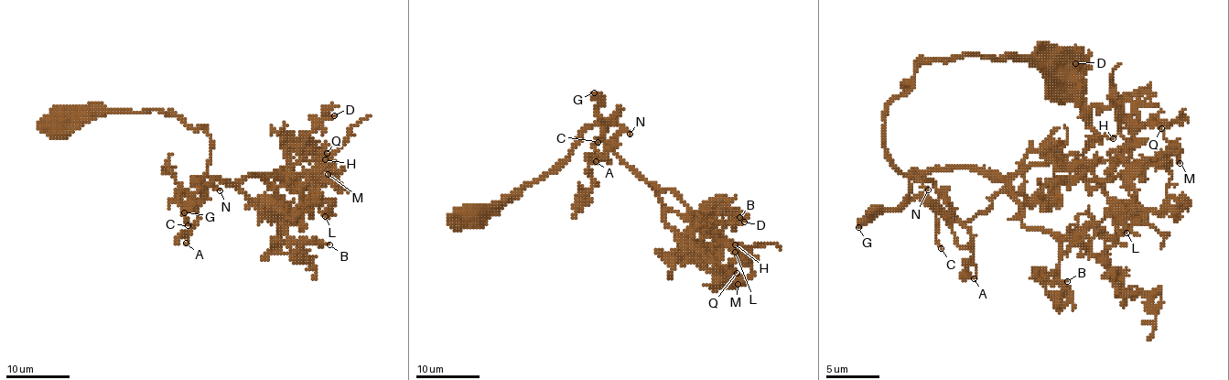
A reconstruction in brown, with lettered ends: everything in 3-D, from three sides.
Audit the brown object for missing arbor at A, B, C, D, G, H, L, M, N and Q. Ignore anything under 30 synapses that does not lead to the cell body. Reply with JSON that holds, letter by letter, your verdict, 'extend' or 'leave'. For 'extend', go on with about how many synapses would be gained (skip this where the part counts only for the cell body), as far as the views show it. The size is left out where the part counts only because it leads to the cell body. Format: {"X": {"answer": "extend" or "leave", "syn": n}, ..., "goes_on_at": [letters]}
{"A": {"answer": "extend", "syn": 30}, "B": {"answer": "leave"}, "C": {"answer": "extend", "syn": 35}, "D": {"answer": "leave"}, "G": {"answer": "leave"}, "H": {"answer": "leave"}, "L": {"answer": "leave"}, "M": {"answer": "leave"}, "N": {"answer": "leave"}, "Q": {"answer": "leave"}, "goes_on_at": ["A", "C"]}

